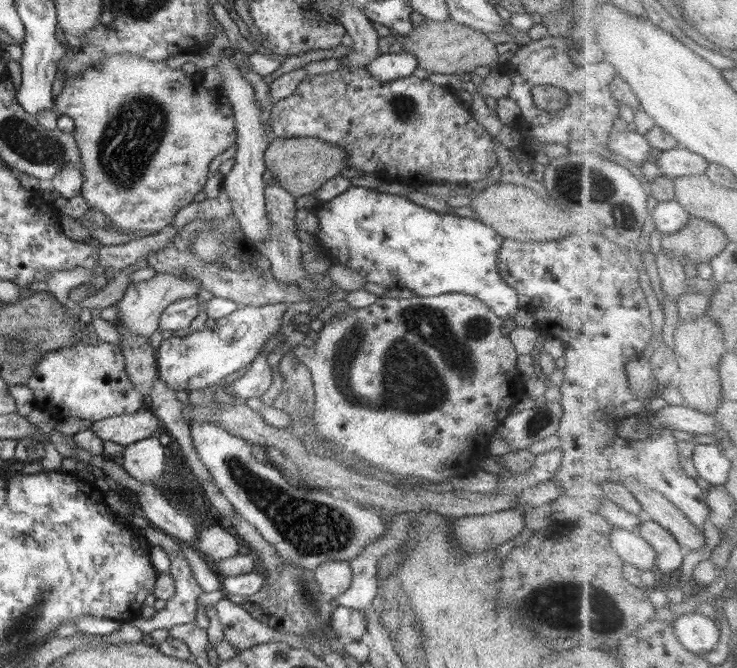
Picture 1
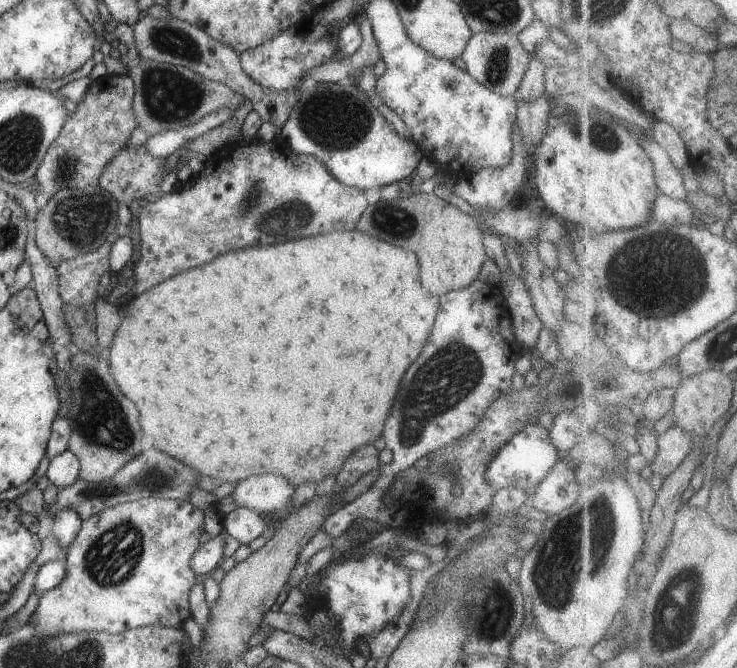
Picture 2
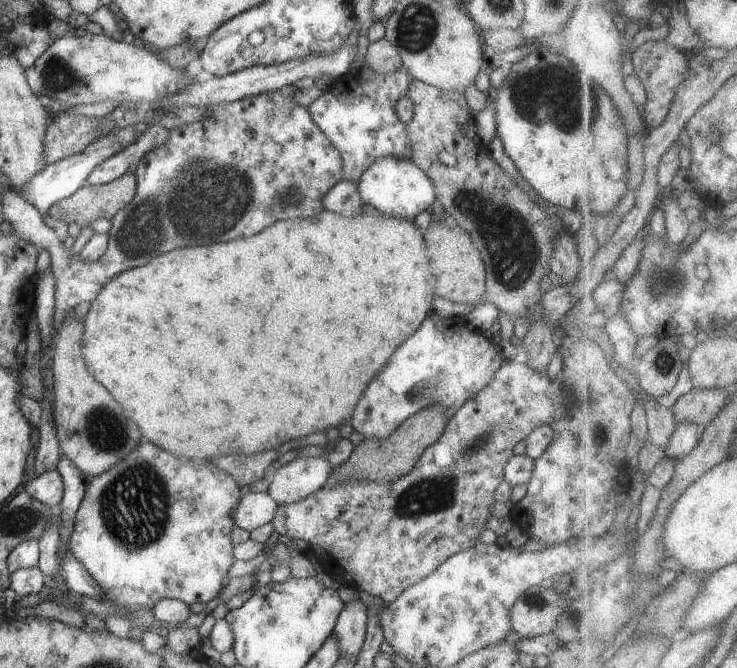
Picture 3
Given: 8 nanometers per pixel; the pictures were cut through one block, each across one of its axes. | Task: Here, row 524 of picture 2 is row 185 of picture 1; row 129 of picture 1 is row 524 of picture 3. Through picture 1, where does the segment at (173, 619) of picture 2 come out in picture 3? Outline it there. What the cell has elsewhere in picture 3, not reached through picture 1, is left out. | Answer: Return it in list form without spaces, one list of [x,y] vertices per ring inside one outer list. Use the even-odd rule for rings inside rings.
[[[140,442],[136,450],[132,450],[124,460],[120,460],[114,468],[110,468],[95,476],[93,479],[87,479],[85,483],[85,493],[82,502],[76,512],[74,518],[73,530],[68,538],[70,552],[74,554],[74,558],[80,561],[80,564],[88,571],[90,578],[94,578],[98,582],[98,586],[104,588],[108,601],[115,602],[121,607],[126,607],[128,610],[136,610],[138,606],[144,606],[144,608],[154,608],[156,602],[164,599],[178,599],[184,602],[188,606],[196,604],[196,602],[202,602],[206,604],[211,600],[214,600],[218,596],[218,592],[226,584],[228,571],[230,566],[234,564],[235,556],[233,554],[232,538],[230,534],[234,529],[235,518],[233,517],[233,511],[236,505],[240,502],[240,487],[234,478],[226,472],[222,472],[220,468],[216,468],[214,464],[210,462],[192,462],[192,460],[186,460],[186,458],[178,458],[174,454],[168,454],[160,448],[156,448],[154,444],[150,442]]]

